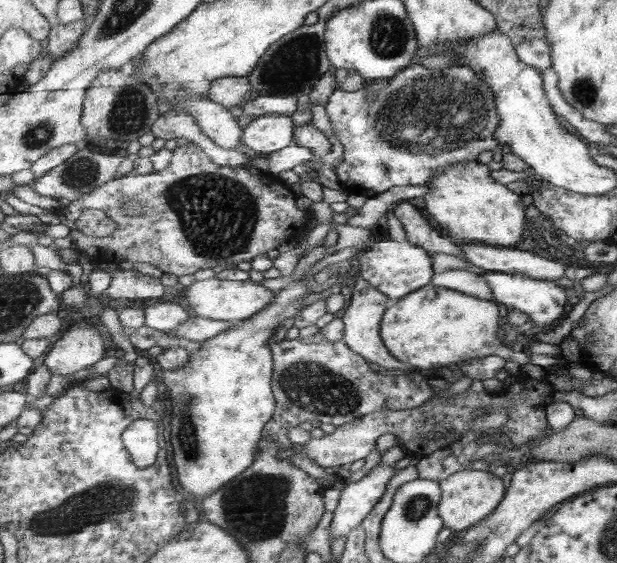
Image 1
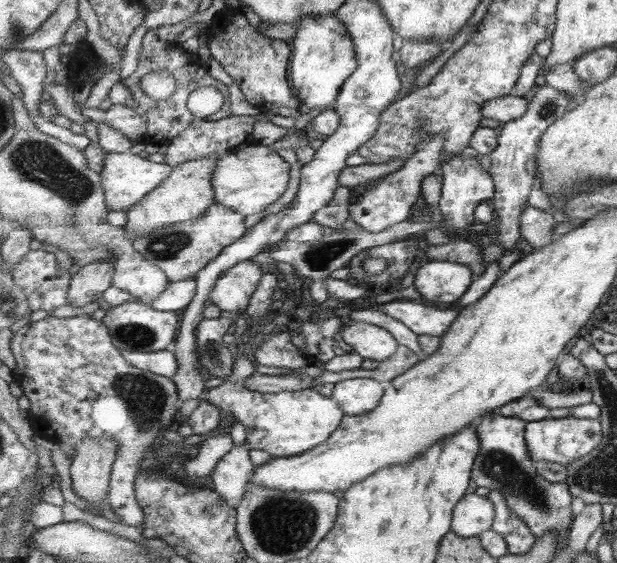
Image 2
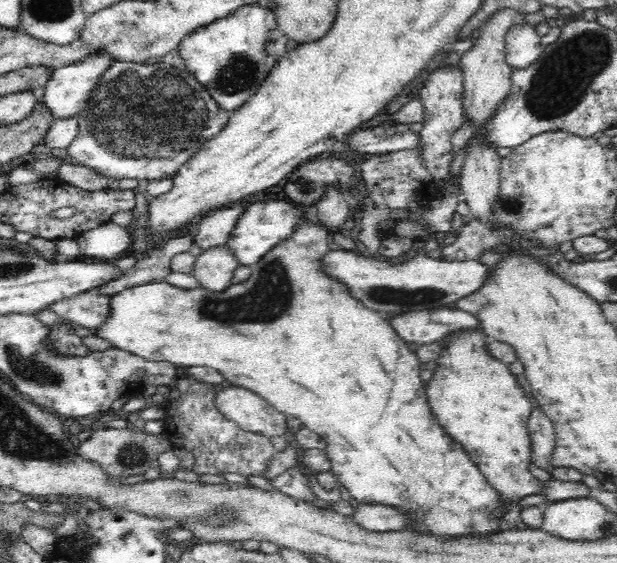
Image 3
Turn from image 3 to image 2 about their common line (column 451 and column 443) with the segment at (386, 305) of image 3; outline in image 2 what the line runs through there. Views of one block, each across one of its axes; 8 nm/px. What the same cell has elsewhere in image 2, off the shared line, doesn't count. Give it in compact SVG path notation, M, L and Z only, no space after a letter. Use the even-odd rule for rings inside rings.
M423 260L418 264L414 287L433 306L461 300L475 275L469 266L456 262Z

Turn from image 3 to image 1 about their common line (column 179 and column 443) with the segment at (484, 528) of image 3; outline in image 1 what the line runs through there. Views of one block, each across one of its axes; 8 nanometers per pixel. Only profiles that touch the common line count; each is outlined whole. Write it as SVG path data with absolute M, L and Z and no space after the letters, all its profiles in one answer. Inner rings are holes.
M430 284L422 290L393 301L384 315L380 333L385 347L411 368L450 367L485 356L501 356L520 366L529 363L522 352L515 352L497 338L501 308L491 300L481 300L457 290Z

